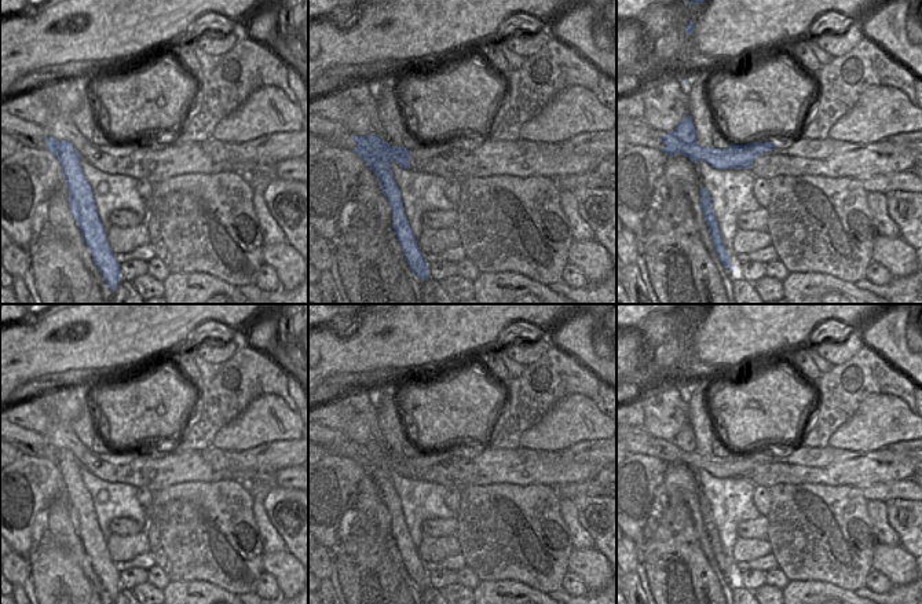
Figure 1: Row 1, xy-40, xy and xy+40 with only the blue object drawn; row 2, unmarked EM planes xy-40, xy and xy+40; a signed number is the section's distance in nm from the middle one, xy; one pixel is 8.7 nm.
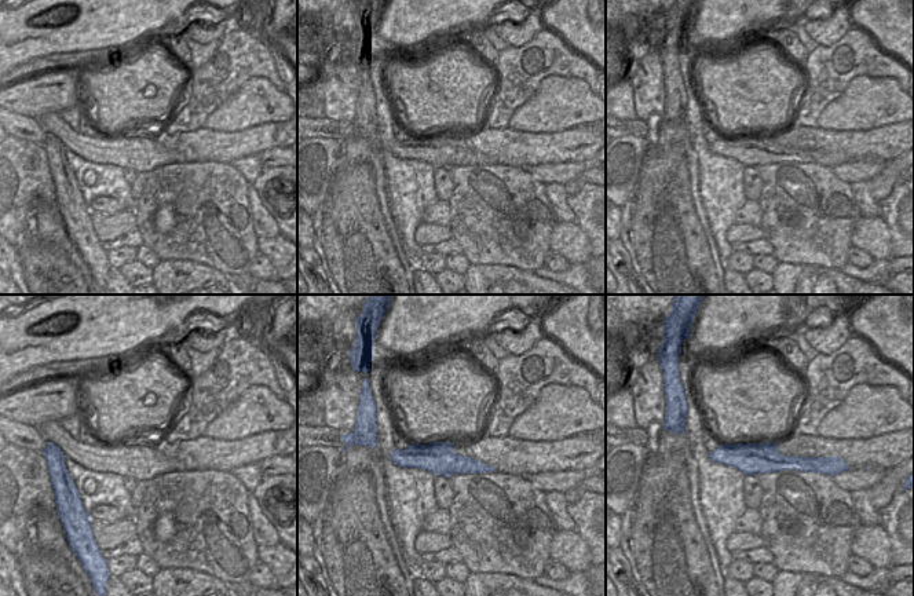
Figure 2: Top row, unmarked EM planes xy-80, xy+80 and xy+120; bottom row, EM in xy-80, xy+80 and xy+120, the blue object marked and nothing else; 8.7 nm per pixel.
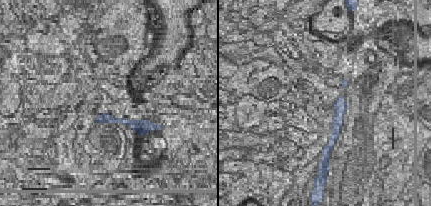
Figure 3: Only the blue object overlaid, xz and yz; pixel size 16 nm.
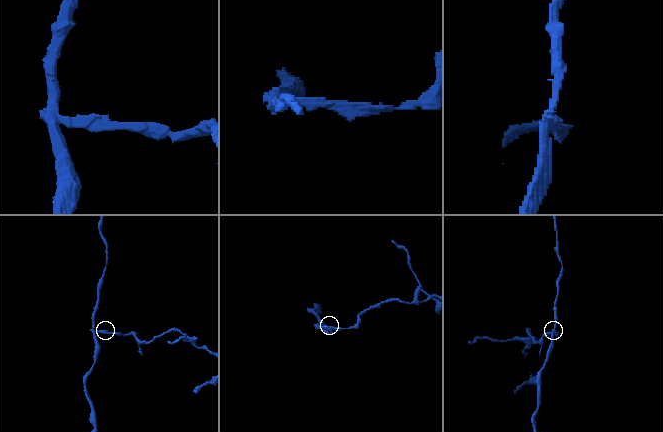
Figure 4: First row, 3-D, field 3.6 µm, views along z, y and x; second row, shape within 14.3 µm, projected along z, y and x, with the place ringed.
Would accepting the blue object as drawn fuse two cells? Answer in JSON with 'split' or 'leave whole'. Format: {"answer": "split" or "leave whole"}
{"answer": "split"}

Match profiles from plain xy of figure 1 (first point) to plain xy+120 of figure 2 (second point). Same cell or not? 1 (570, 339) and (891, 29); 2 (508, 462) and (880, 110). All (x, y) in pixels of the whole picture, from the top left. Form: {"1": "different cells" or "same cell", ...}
{"1": "same cell", "2": "different cells"}

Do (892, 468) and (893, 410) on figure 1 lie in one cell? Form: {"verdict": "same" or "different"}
{"verdict": "different"}

